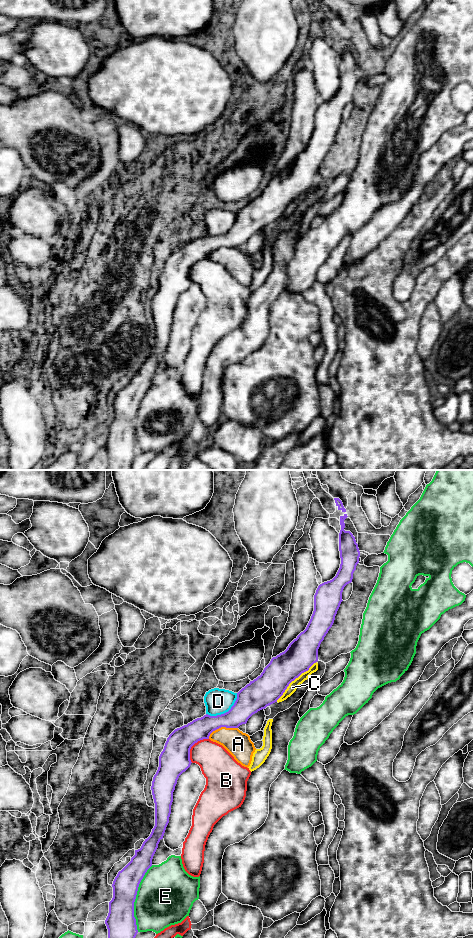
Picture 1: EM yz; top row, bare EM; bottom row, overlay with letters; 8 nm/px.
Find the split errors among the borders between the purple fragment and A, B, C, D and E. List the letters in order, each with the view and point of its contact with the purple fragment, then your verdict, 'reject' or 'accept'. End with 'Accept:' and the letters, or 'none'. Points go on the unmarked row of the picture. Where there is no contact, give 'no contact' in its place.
A: contact yz (221, 246); reject
B: contact yz (192, 265); reject
C: contact yz (294, 199); reject
D: contact yz (226, 232); reject
E: contact yz (135, 418); reject
Accept: none

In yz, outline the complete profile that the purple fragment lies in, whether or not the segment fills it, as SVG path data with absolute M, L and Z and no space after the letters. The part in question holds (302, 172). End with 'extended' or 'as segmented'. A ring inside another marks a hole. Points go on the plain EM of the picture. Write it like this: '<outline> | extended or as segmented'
M347 34L340 36L340 88L332 100L318 106L314 115L314 131L306 149L284 172L271 179L260 196L237 213L237 219L228 232L217 236L206 234L175 249L167 258L151 306L155 346L112 404L113 418L109 422L109 433L105 440L108 449L107 470L132 470L138 453L134 437L138 407L152 386L153 376L169 343L177 300L192 283L191 267L200 260L209 259L210 254L221 247L238 248L246 244L253 234L277 222L289 204L318 181L318 169L334 143L343 121L343 109L352 102L359 83L360 71L355 57L344 50L347 37Z | as segmented

